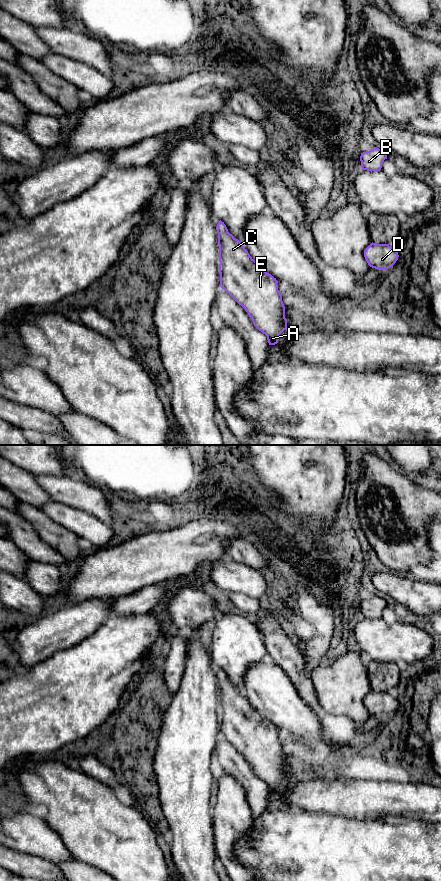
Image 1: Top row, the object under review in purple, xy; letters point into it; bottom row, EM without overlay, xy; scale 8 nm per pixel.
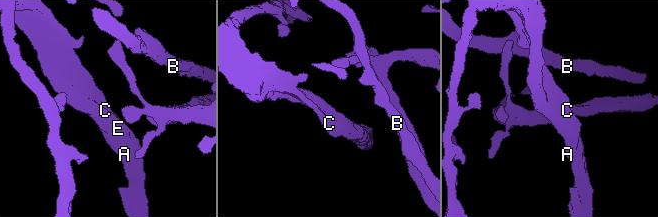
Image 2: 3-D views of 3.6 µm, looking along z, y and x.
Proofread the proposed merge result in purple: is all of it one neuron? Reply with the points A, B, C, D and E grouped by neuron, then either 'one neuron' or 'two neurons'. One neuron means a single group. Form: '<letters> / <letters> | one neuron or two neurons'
A B C D E | one neuron

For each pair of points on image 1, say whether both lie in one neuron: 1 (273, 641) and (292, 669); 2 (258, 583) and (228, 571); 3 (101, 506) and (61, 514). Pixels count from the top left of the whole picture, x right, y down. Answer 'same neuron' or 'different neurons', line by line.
1: same neuron
2: same neuron
3: different neurons

